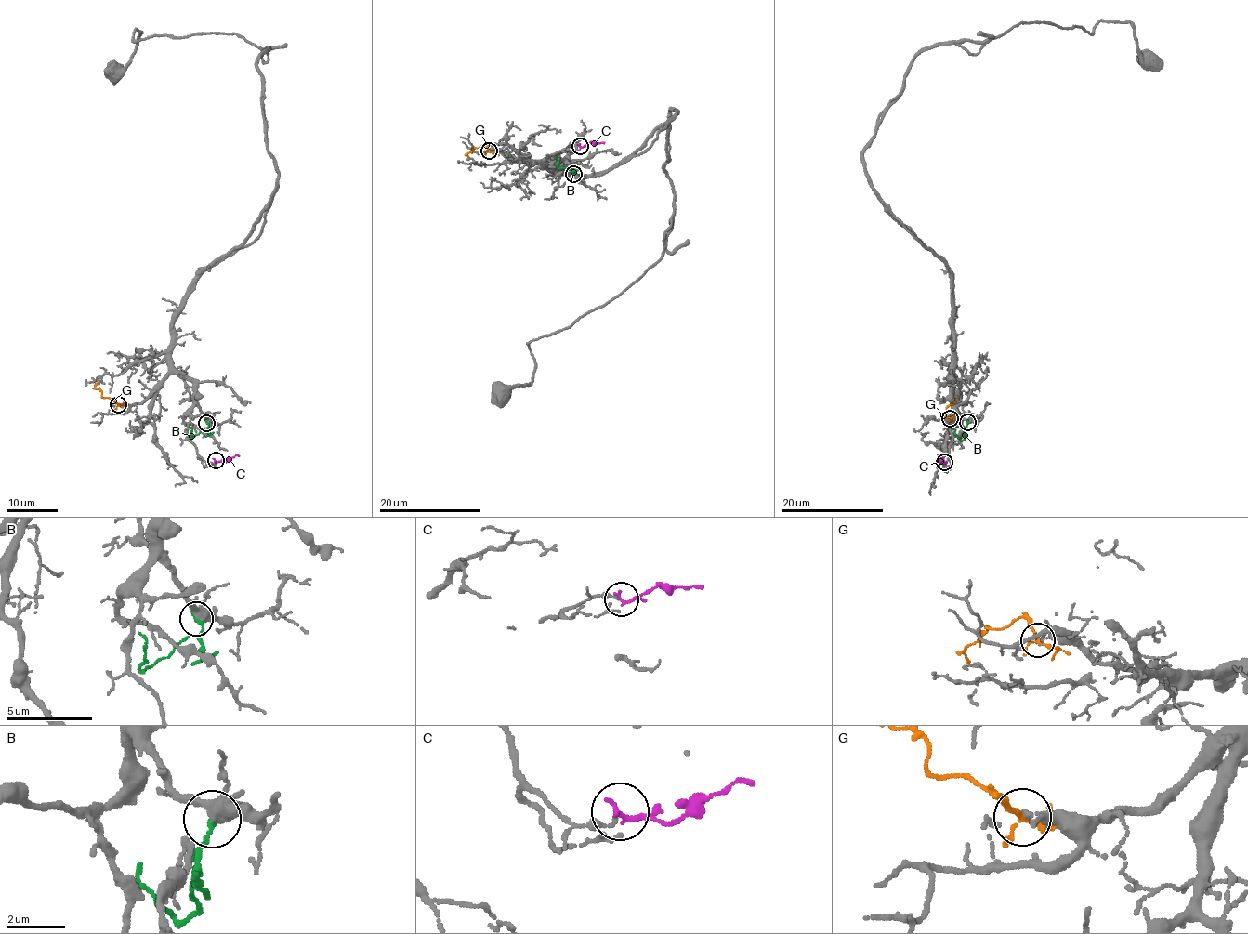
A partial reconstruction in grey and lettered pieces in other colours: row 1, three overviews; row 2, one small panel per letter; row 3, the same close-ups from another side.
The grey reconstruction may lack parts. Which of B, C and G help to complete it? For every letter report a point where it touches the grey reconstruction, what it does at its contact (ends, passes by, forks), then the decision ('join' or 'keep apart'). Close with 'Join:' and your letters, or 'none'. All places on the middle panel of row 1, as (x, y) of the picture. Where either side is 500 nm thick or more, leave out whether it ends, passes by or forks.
B: meets grey at (573, 174); it ends there; keep apart
C: meets grey at (580, 146); it ends there; keep apart
G: meets grey at (489, 151); it forks there; keep apart
Join: none

